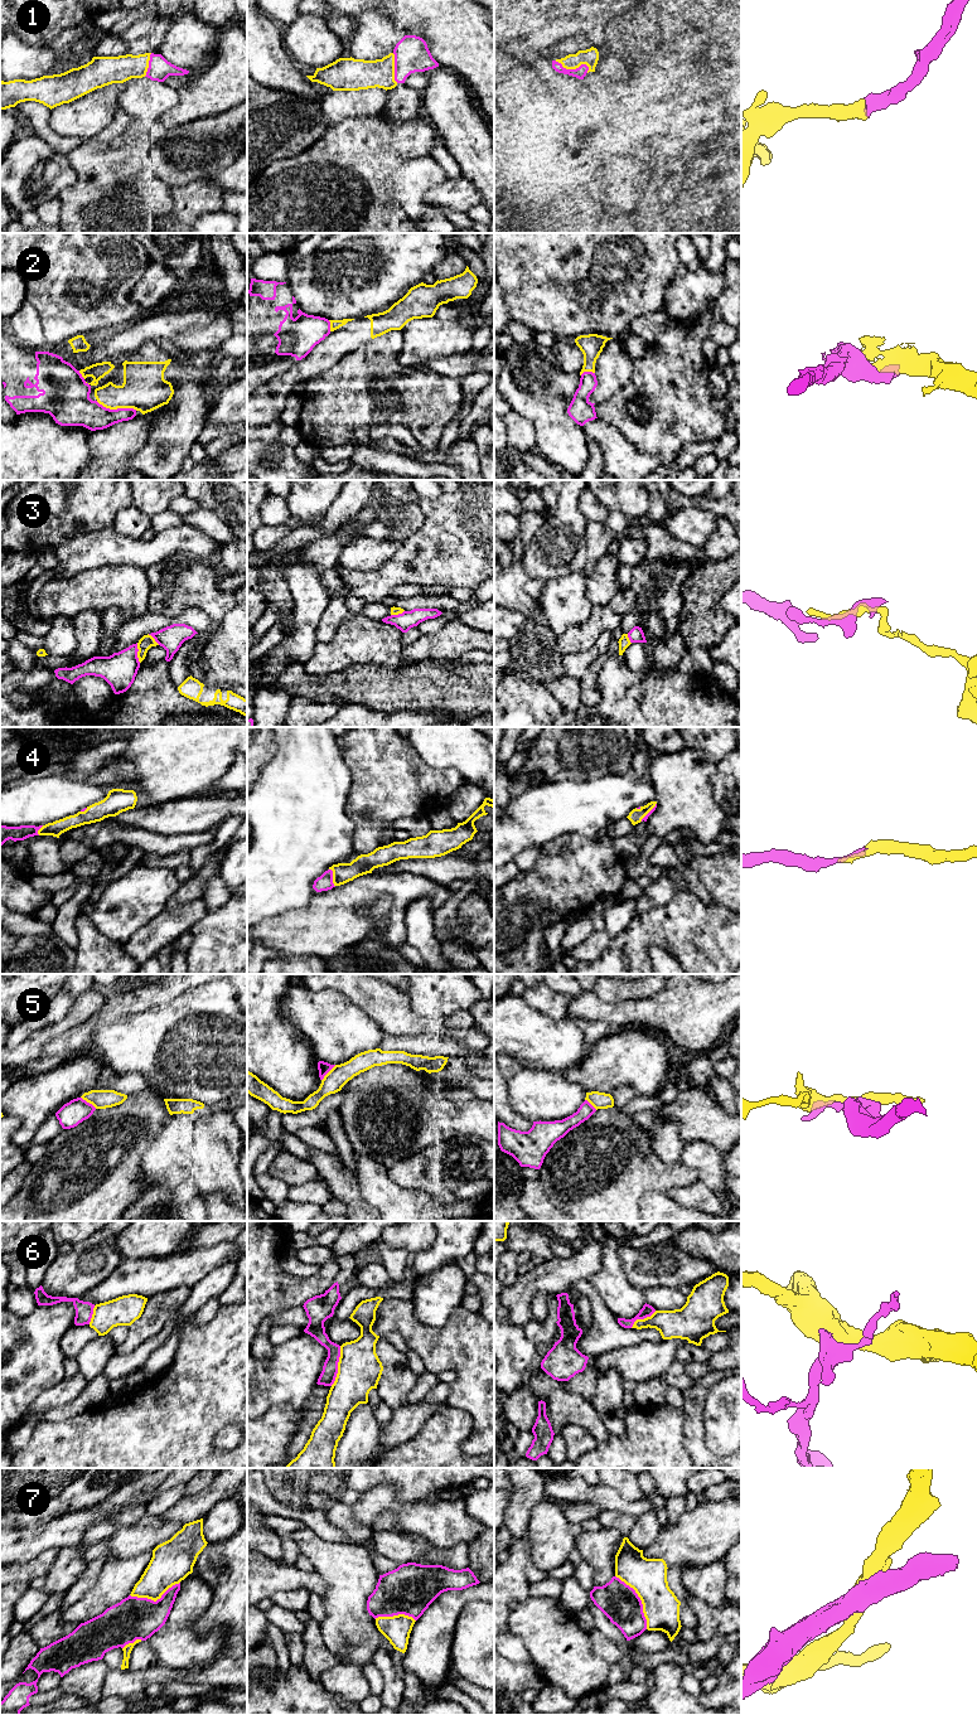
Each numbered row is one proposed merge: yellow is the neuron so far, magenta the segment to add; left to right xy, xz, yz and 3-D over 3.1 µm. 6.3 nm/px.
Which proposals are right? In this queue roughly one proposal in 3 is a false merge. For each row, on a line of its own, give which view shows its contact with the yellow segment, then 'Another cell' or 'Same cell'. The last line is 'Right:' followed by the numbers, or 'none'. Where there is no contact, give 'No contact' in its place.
1: Touches yellow in yz. Same cell
2: Touches yellow in xy. Another cell
3: Touches yellow in xy. Another cell
4: Touches yellow in xz. Same cell
5: Touches yellow in xy. Another cell
6: Touches yellow in xz. Another cell
7: Touches yellow in yz. Another cell
Right: 1, 4

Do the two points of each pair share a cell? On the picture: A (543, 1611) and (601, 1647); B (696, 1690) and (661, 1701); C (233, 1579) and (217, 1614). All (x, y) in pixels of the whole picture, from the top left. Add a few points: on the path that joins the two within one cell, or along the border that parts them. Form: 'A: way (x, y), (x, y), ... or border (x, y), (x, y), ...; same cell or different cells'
A: border (588, 1633), (591, 1650), (609, 1663); different cells
B: border (683, 1675), (681, 1687), (696, 1697); different cells
C: way (233, 1588), (233, 1598), (226, 1606); same cell

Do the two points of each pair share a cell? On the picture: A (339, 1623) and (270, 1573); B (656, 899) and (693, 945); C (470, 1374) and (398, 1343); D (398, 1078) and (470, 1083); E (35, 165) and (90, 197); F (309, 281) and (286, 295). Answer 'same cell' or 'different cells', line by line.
A: different cells
B: different cells
C: different cells
D: different cells
E: different cells
F: different cells

